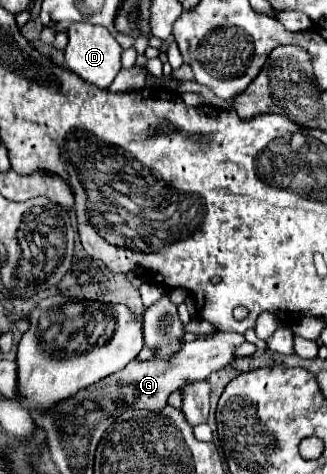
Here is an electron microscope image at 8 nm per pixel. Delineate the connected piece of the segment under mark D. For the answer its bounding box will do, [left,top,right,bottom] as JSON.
[63,23,121,89]

